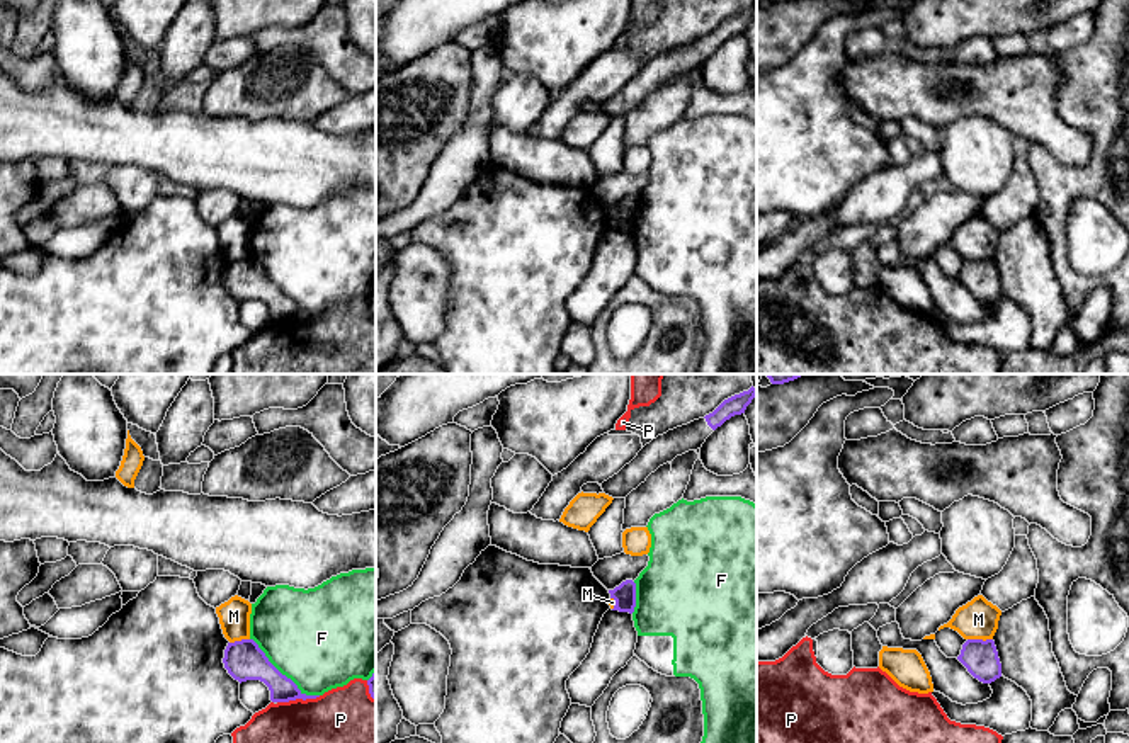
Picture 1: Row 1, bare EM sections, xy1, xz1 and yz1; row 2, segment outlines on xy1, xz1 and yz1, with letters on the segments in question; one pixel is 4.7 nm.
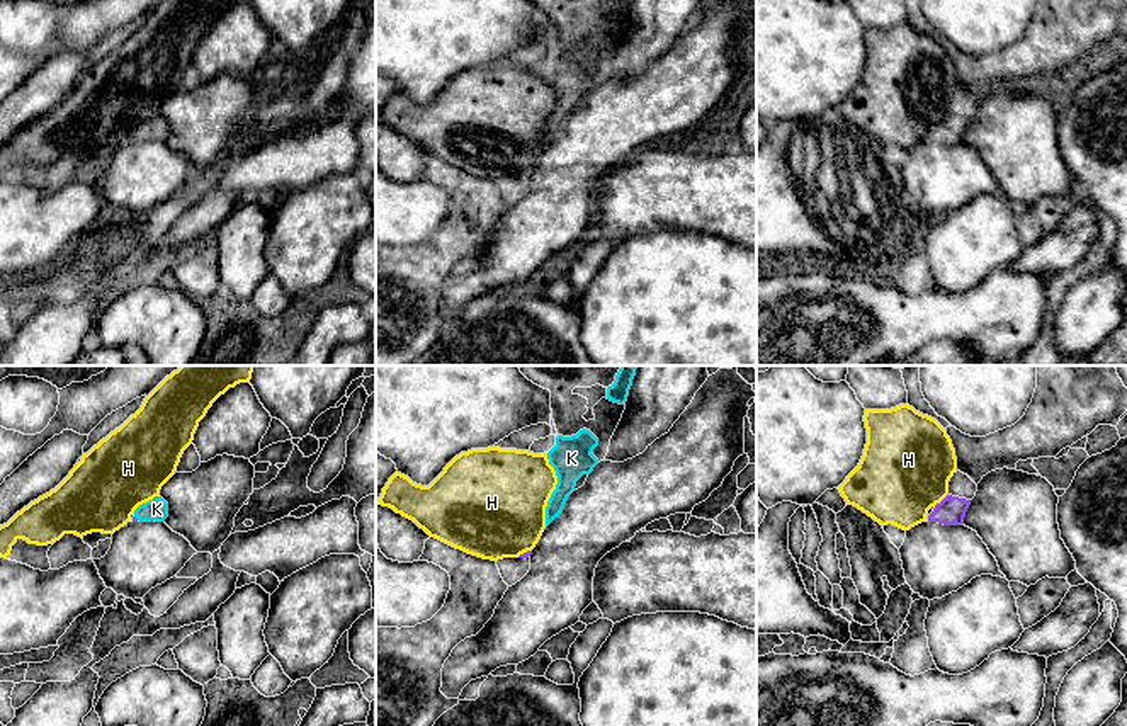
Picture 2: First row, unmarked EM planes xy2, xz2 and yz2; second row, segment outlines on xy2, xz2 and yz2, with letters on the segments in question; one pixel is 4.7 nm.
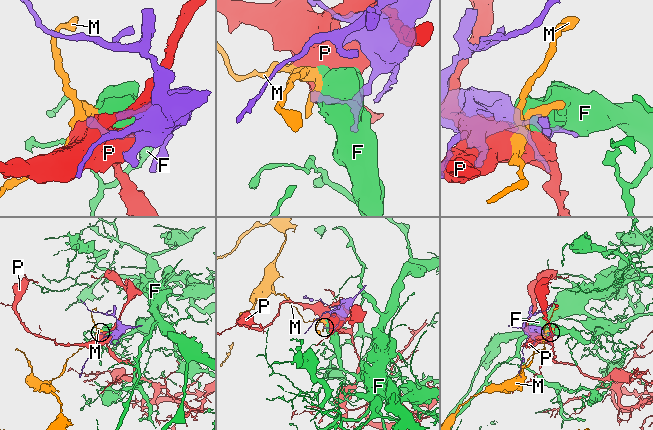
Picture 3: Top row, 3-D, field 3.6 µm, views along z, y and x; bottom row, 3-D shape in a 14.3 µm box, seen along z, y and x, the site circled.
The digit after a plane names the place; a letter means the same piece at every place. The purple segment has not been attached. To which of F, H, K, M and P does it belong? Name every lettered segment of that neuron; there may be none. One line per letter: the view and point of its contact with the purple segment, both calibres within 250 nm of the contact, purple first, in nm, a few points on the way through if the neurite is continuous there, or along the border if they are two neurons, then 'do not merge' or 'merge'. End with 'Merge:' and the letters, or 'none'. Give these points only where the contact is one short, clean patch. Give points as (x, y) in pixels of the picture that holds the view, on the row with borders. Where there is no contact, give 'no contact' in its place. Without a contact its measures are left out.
F: meets purple in xy1 at (281, 674); 190 nm thick on the purple side, 480 nm on the other; do not merge
H: meets purple in yz2 at (942, 500); 140 nm thick on the purple side, 440 nm on the other; border along yz2 (947, 493), (934, 505); do not merge
K: meets purple in xy2 at (155, 497); 20 nm thick on the purple side, 100 nm on the other; runs through xy2 (155, 497), (157, 509); merge
M: meets purple in yz1 at (980, 640); 160 nm thick on the purple side, 190 nm on the other; border along yz1 (968, 638), (992, 640); do not merge
P: meets purple in xy1 at (298, 697); 130 nm thick on the purple side, 280 nm on the other; do not merge
Merge: K

